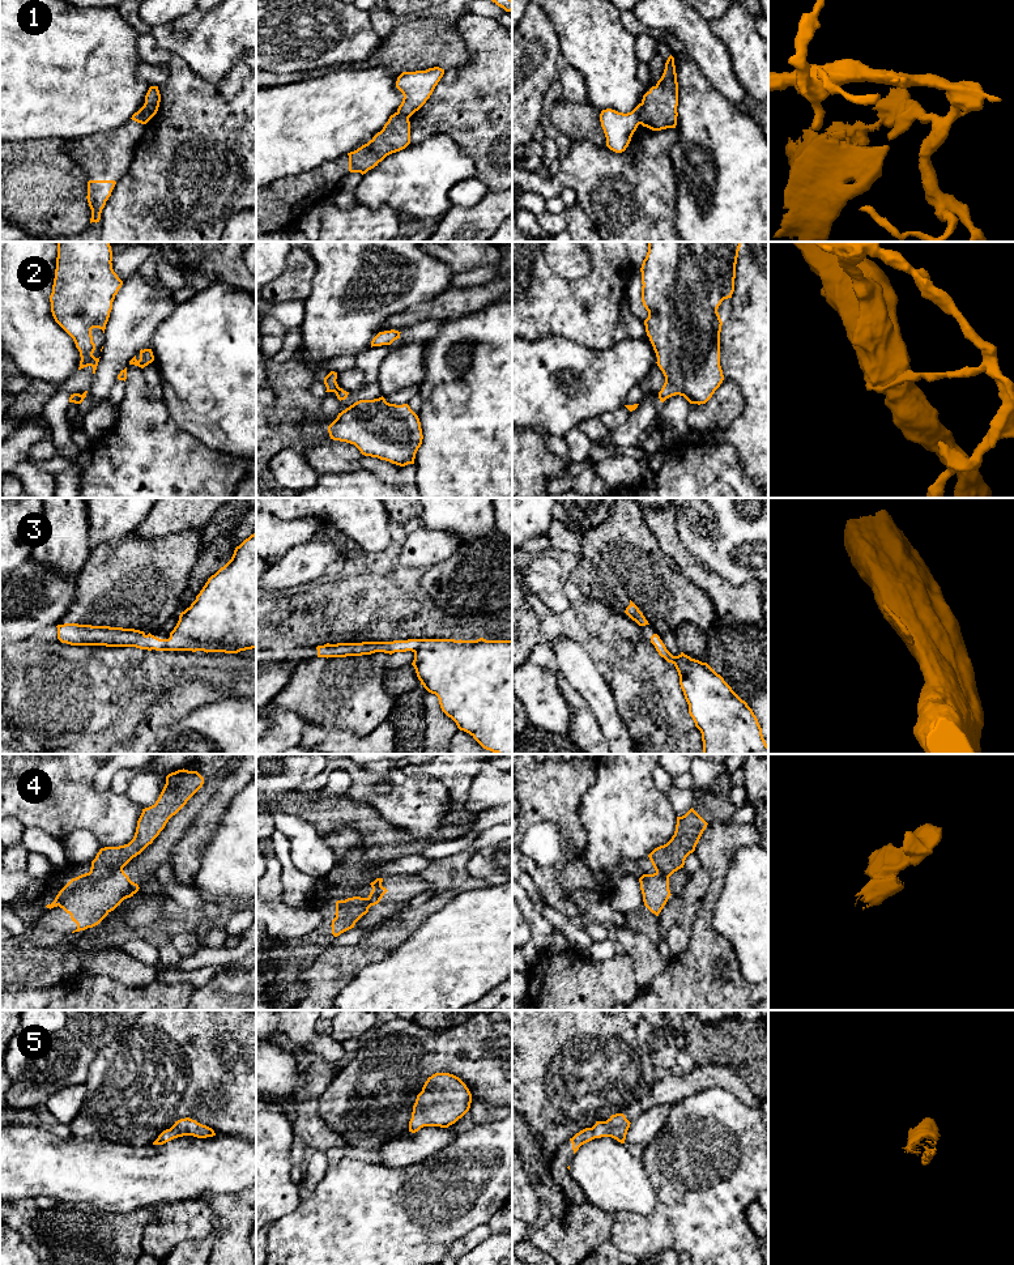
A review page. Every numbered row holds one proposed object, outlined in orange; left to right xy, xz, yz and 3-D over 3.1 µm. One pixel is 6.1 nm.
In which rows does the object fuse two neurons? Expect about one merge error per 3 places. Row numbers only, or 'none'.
1, 2, 3, 4

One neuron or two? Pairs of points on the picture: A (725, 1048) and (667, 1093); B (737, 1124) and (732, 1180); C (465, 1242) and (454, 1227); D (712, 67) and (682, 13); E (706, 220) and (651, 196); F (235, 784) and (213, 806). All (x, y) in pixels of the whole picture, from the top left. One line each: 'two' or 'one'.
A: two
B: one
C: two
D: one
E: two
F: one

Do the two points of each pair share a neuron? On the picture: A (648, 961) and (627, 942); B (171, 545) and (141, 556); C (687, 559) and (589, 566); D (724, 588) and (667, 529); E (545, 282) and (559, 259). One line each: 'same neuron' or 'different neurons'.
A: same neuron
B: same neuron
C: different neurons
D: same neuron
E: different neurons

